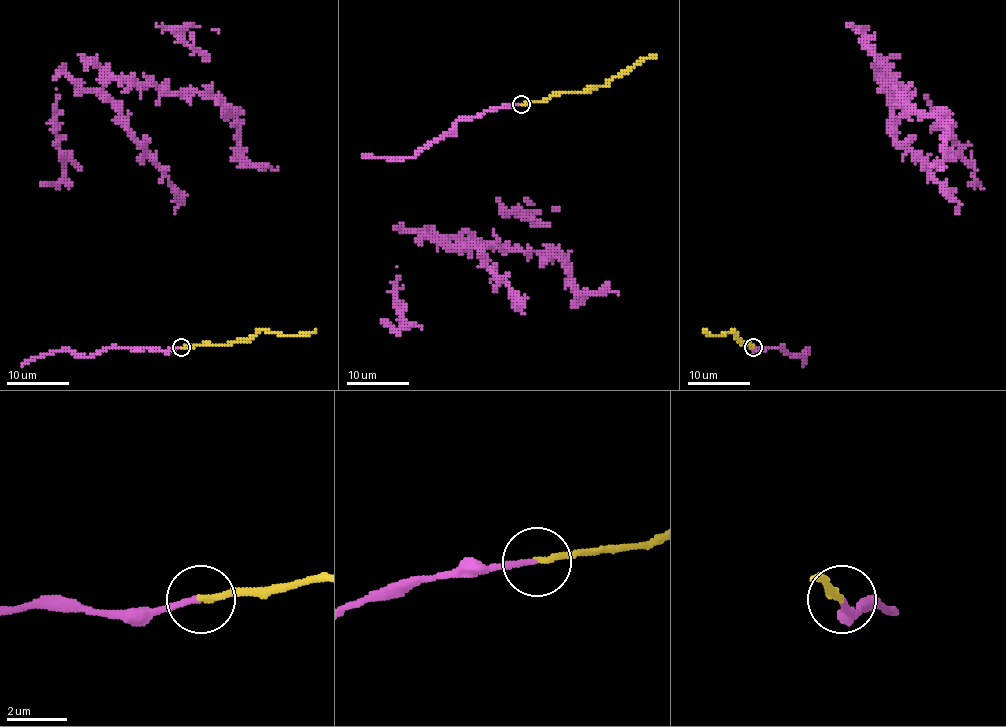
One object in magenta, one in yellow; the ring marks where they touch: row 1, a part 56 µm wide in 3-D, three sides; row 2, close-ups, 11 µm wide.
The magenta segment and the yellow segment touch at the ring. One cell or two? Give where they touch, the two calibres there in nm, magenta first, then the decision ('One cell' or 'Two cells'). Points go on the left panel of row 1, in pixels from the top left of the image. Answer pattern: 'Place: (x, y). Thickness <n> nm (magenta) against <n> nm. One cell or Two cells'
Place: (181, 347). Thickness 170 nm (magenta) against 200 nm. One cell

